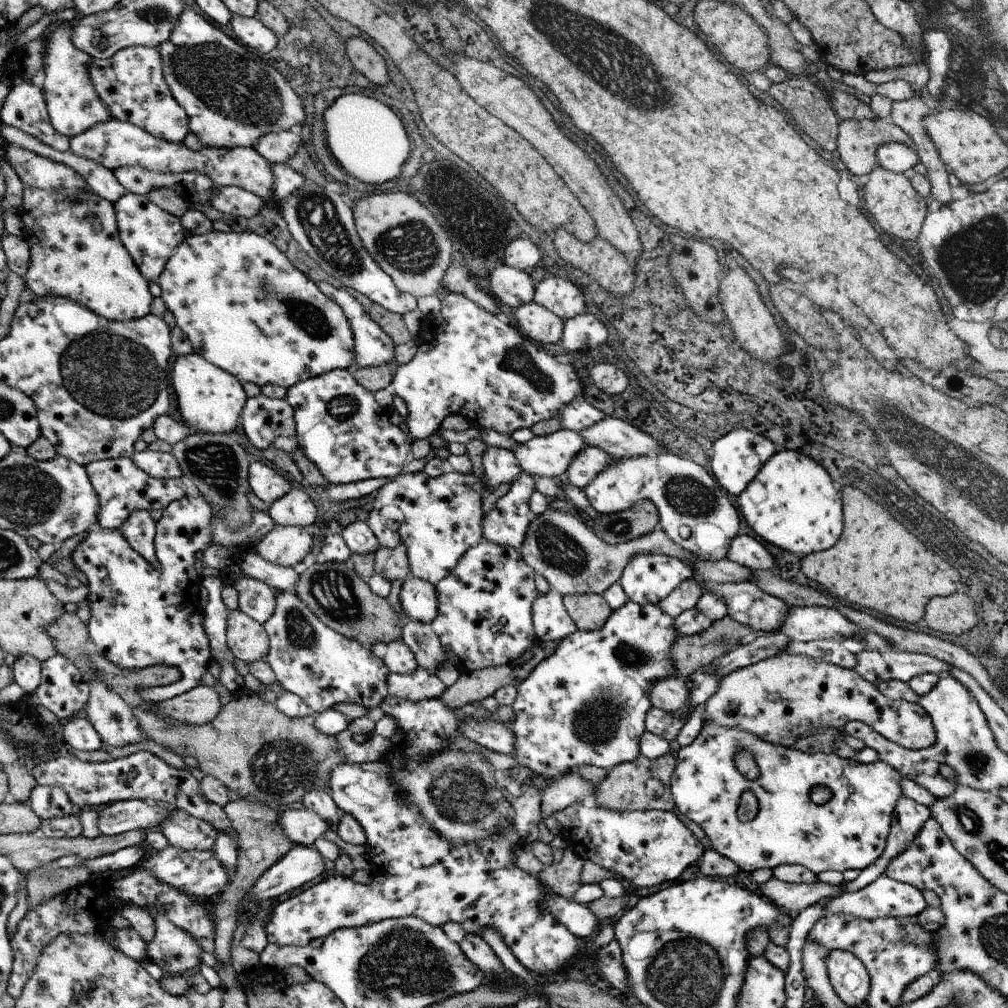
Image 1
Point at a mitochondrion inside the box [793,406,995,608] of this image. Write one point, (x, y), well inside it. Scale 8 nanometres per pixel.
(915, 524)

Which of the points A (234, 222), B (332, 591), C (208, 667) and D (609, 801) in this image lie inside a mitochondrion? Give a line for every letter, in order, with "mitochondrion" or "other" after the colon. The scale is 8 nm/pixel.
A: other
B: mitochondrion
C: other
D: other

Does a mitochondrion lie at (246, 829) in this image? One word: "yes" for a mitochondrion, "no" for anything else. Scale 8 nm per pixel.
no

